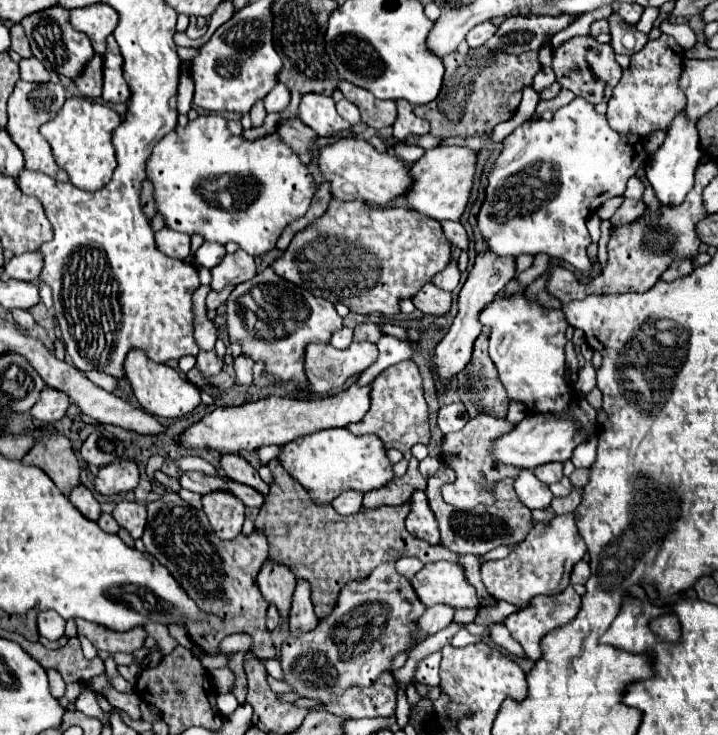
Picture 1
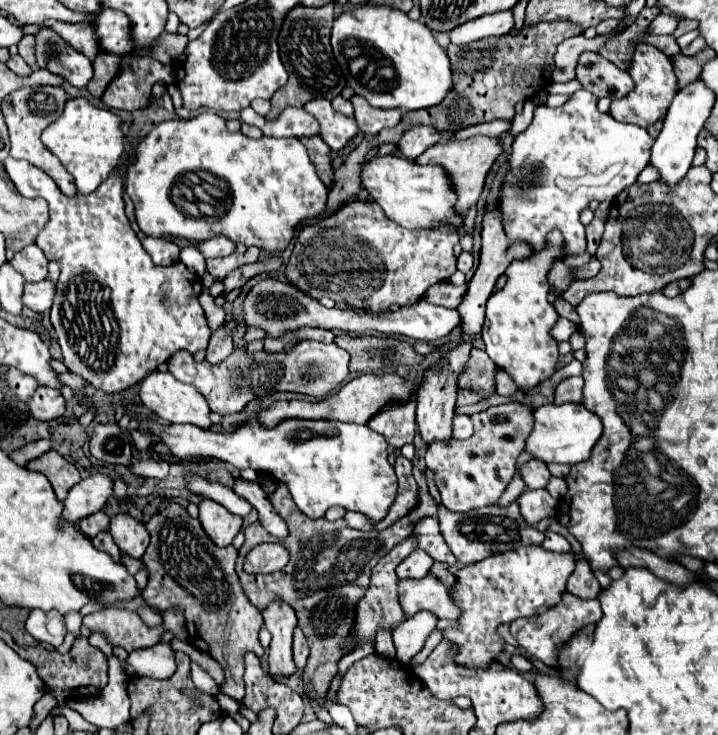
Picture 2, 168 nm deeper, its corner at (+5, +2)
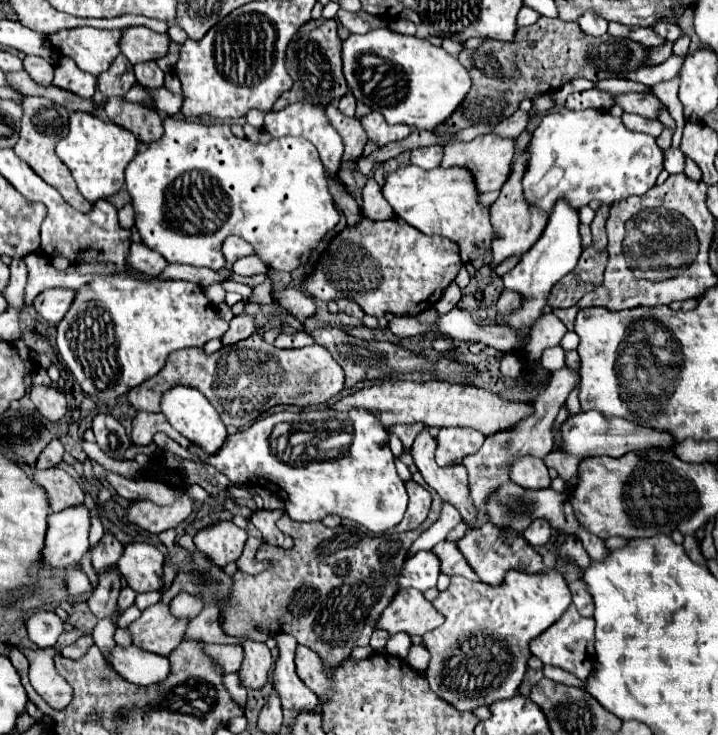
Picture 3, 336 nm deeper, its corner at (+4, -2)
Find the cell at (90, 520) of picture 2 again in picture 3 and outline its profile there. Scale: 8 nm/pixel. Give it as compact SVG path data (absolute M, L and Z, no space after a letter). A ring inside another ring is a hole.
M105 534L103 540L89 550L91 552L91 562L93 562L93 568L99 572L99 574L105 574L107 570L111 568L117 568L117 562L121 558L121 552L123 552L123 546L121 542L111 536L111 534Z

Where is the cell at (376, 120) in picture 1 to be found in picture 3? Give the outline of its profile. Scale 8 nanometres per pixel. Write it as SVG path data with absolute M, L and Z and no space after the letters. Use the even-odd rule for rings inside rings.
M371 112L371 114L363 116L361 124L363 124L369 140L373 140L377 146L385 146L389 142L403 140L411 134L411 128L405 124L397 124L397 126L387 124L385 118L381 116L381 112Z

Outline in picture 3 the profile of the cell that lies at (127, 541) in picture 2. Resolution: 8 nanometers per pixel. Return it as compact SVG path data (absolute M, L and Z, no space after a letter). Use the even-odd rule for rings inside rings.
M127 544L119 560L119 572L127 576L129 588L135 592L151 592L163 588L163 562L165 556L151 544Z

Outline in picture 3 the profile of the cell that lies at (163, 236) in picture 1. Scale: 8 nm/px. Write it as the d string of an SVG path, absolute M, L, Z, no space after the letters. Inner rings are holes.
M133 242L129 246L127 264L129 264L131 270L143 272L147 276L159 276L165 270L165 266L167 266L167 262L165 262L165 258L161 254L153 252L145 244L137 244L137 242Z

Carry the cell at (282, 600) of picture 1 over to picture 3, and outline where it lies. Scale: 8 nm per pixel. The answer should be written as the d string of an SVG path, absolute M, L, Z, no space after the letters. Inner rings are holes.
M277 634L275 640L279 646L279 660L275 668L273 686L281 696L283 708L293 710L293 712L317 712L319 698L315 696L315 692L305 688L305 684L299 680L295 672L293 658L295 658L297 640L287 634Z

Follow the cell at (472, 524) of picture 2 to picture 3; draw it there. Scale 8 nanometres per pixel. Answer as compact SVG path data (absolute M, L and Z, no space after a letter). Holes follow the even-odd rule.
M485 524L481 528L473 528L465 534L465 538L461 538L457 542L459 550L463 552L463 556L467 558L469 566L481 576L483 582L487 584L503 584L505 574L509 570L523 570L527 574L539 574L543 572L543 560L539 556L539 552L535 548L531 548L523 536L517 536L509 530L501 530L493 524Z

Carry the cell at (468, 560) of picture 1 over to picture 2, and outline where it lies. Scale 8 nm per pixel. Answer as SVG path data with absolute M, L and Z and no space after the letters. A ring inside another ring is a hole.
M434 562L430 572L442 582L442 584L448 584L448 588L452 588L452 584L456 584L456 576L450 572L450 566L448 564L440 564L440 562Z

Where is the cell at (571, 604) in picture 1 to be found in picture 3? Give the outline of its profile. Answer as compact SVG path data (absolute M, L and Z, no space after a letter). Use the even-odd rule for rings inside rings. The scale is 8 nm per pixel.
M571 604L553 626L549 626L541 636L537 636L531 642L531 652L543 664L551 664L551 666L563 668L563 670L567 670L579 678L585 678L585 676L589 676L589 668L593 668L593 660L595 660L593 628L595 628L595 620L579 616Z

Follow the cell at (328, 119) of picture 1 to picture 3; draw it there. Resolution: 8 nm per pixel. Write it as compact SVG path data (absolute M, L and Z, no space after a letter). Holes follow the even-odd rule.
M331 104L327 108L327 116L329 116L329 122L337 128L337 132L341 134L343 142L345 142L345 154L343 154L343 160L355 160L363 154L363 148L367 144L367 136L365 136L365 130L361 126L361 122L357 118L347 118L339 112L339 108L335 104Z

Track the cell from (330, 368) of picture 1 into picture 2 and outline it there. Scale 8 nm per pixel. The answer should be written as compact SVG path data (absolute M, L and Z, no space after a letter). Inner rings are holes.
M302 340L286 352L266 354L246 354L244 348L232 352L224 362L212 366L206 360L194 362L192 354L180 350L168 360L168 372L182 382L192 382L192 386L206 398L212 412L232 414L240 412L252 398L266 396L266 392L298 392L314 398L324 398L332 394L348 376L350 356L336 344Z

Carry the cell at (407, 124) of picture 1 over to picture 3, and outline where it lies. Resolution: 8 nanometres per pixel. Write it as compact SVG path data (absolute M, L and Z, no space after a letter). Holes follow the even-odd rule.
M427 146L427 148L417 148L411 152L411 164L423 168L423 170L431 170L431 168L439 168L441 166L441 156L443 156L443 148L441 146Z

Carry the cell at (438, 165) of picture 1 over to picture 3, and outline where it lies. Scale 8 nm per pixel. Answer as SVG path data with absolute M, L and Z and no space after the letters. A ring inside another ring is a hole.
M487 132L487 134L477 136L471 142L461 142L461 140L449 142L445 146L445 156L443 156L441 166L469 168L473 172L473 176L475 176L477 190L483 194L483 192L493 192L493 190L503 188L503 184L505 184L505 180L509 178L509 172L511 172L513 154L515 154L515 138L501 138L501 136L493 134L493 132Z

